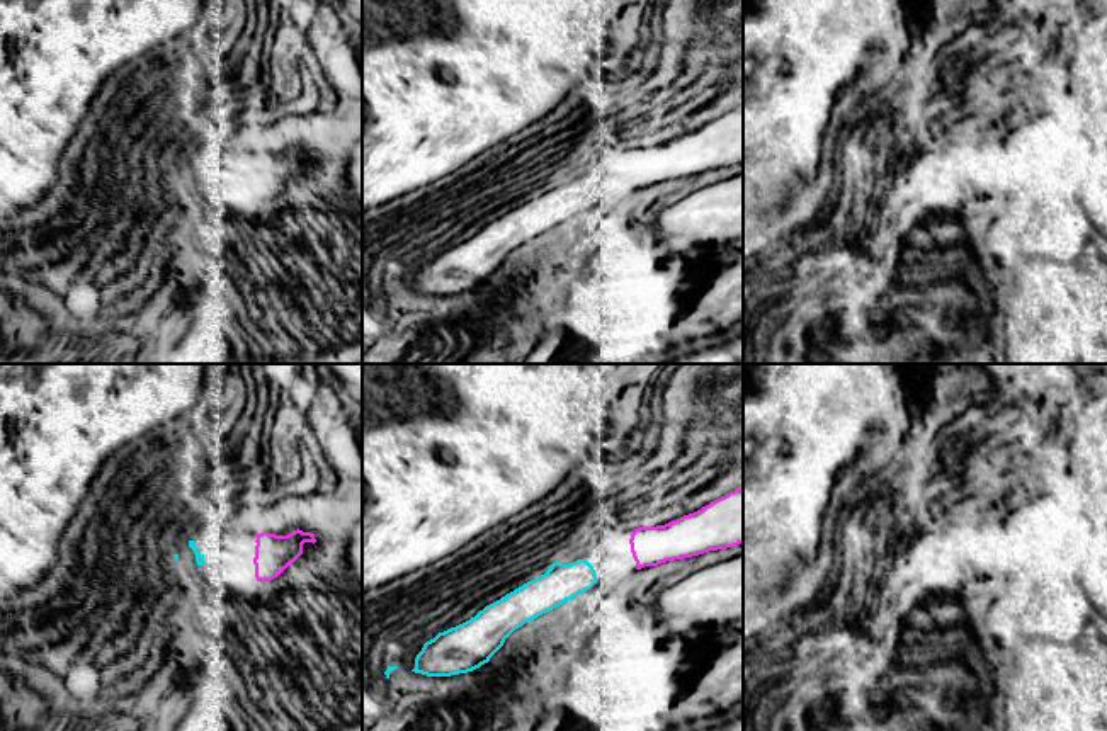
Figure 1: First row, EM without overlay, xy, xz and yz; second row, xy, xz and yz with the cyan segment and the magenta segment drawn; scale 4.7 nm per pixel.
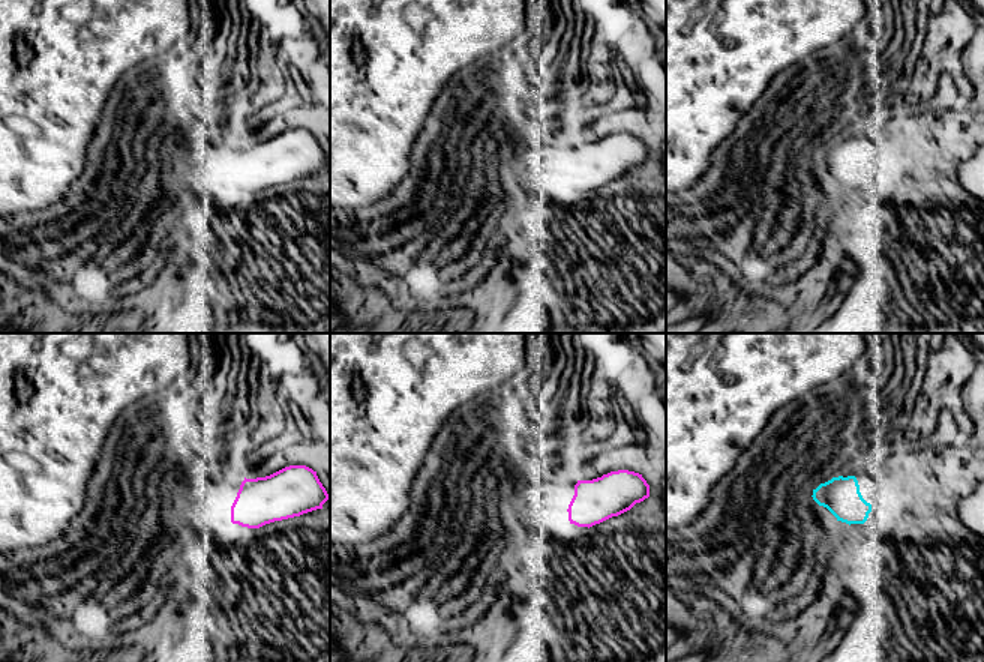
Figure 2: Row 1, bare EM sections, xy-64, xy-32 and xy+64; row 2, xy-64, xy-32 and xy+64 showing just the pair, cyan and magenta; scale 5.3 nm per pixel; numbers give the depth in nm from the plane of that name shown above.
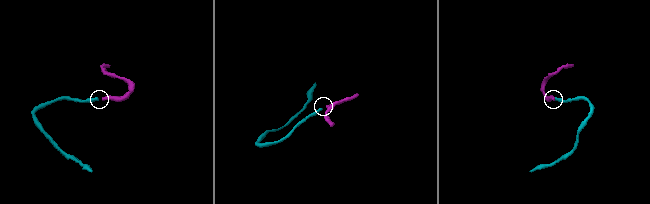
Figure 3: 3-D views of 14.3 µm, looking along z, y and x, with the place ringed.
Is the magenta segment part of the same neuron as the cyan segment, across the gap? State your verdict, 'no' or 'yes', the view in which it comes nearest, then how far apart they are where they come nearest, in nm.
yes; view xz; gap 190 nm

